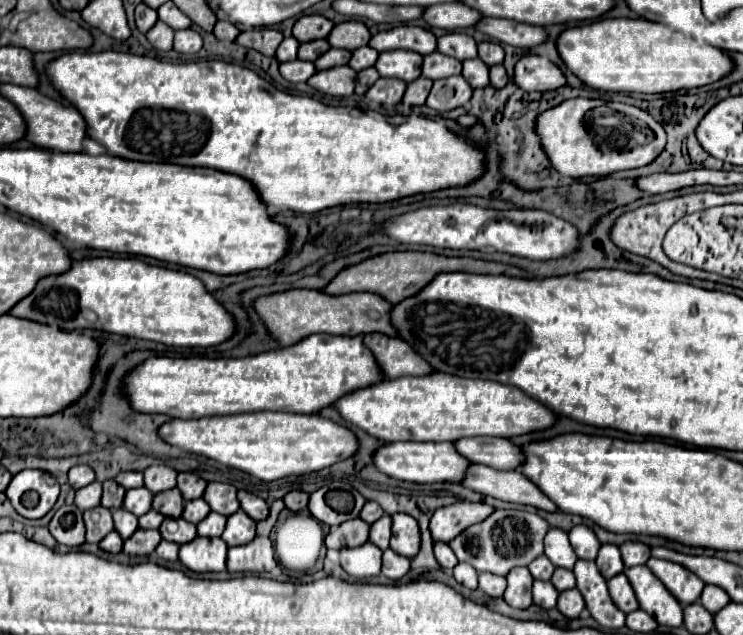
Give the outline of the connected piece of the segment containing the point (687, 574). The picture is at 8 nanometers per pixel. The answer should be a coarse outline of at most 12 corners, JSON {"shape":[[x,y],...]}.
{"shape":[[653,557],[647,567],[681,605],[705,583],[685,567]]}

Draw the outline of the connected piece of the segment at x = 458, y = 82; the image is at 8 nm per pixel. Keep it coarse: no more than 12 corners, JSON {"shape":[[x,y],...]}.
{"shape":[[463,75],[433,83],[427,105],[451,111],[467,105],[473,89]]}

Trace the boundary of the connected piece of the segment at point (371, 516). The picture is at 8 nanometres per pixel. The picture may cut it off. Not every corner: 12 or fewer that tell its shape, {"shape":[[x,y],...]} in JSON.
{"shape":[[367,501],[361,509],[361,519],[373,525],[385,515],[381,507]]}

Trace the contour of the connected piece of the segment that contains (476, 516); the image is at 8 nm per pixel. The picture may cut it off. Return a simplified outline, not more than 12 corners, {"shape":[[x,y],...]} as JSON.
{"shape":[[457,501],[433,513],[431,535],[449,543],[495,507]]}

